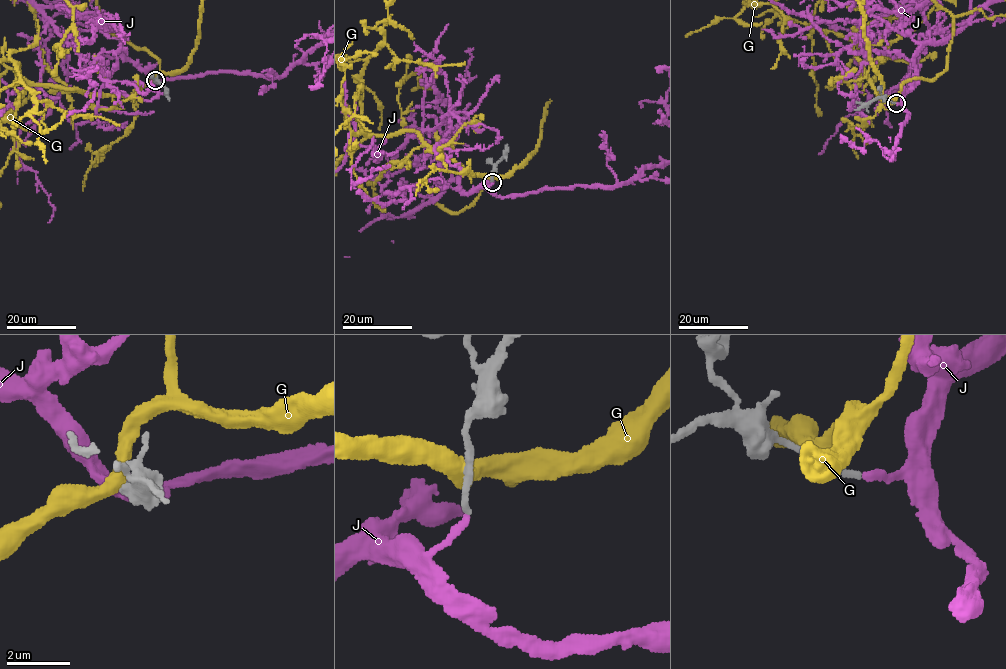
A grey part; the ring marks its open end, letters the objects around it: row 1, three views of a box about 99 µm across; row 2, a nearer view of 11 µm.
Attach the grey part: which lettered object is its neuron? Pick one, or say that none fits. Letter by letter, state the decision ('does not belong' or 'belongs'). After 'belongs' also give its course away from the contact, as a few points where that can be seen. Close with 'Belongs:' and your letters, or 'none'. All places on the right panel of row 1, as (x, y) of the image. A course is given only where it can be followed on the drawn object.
G: does not belong
J: belongs
Belongs: J

